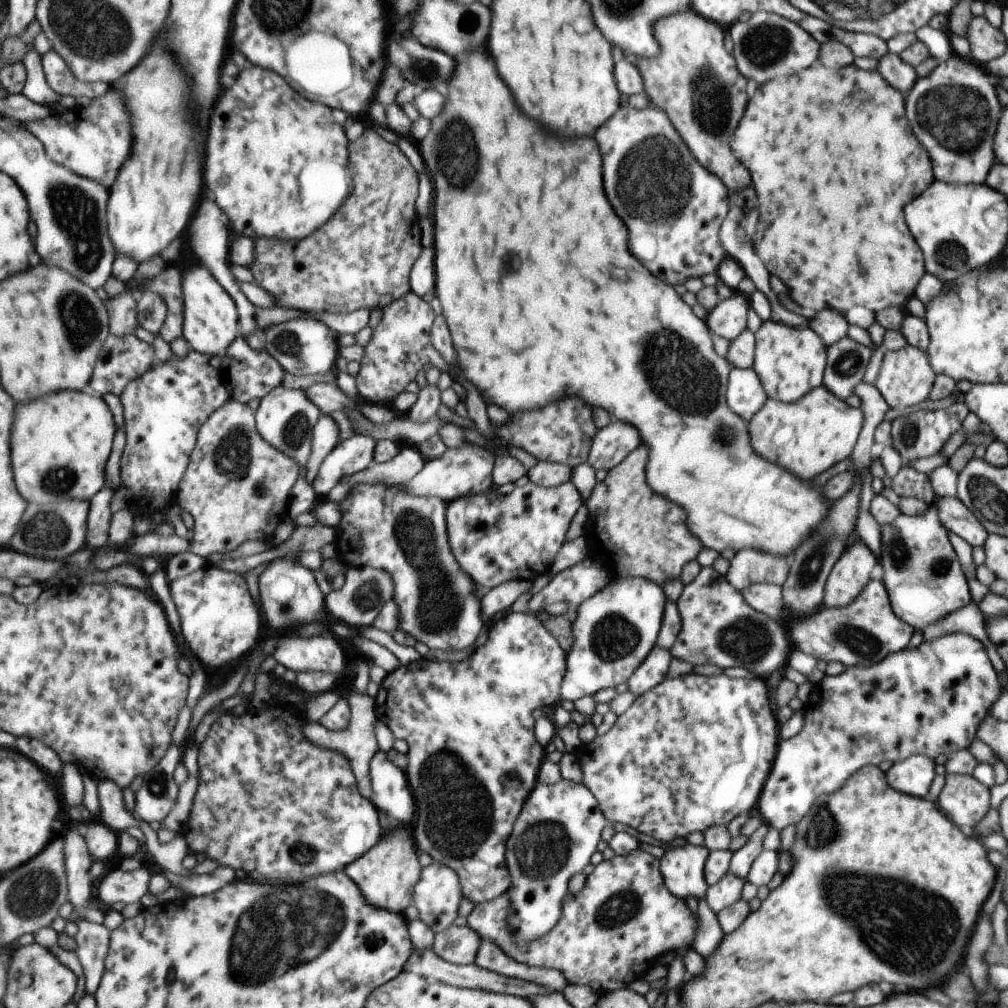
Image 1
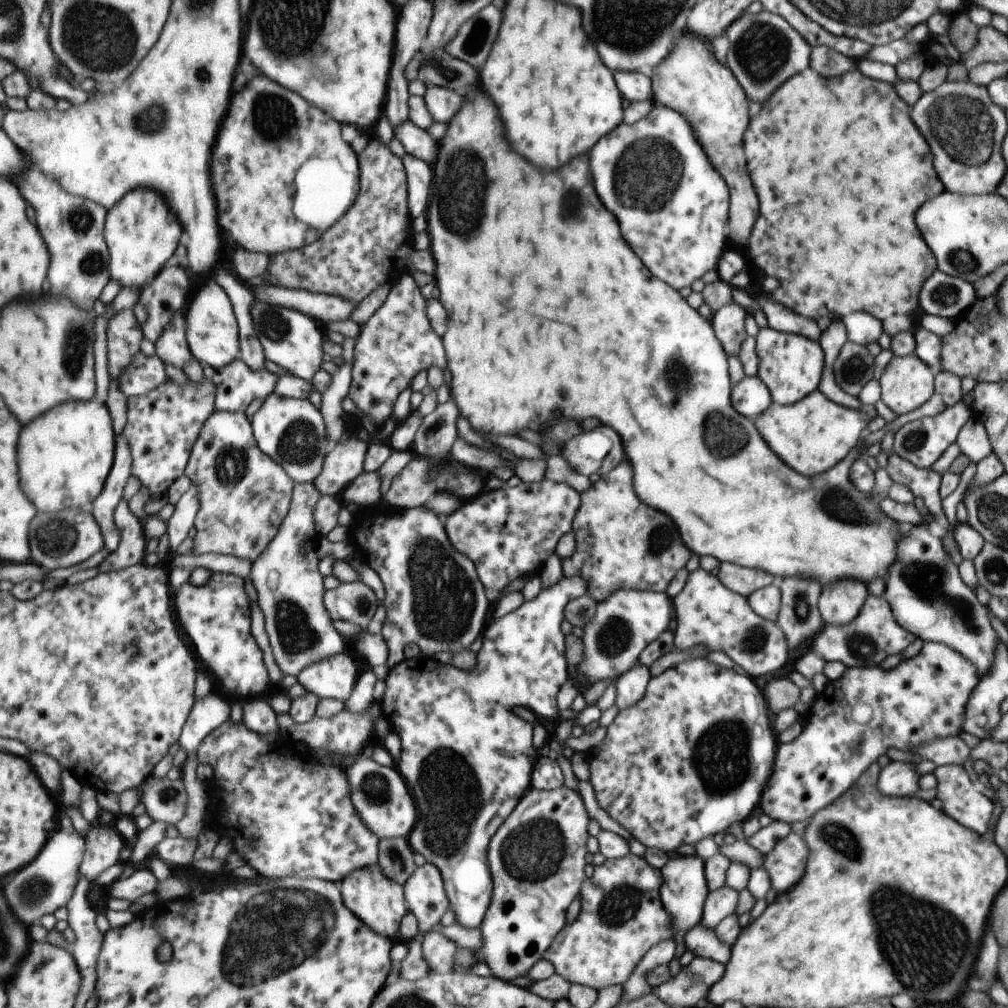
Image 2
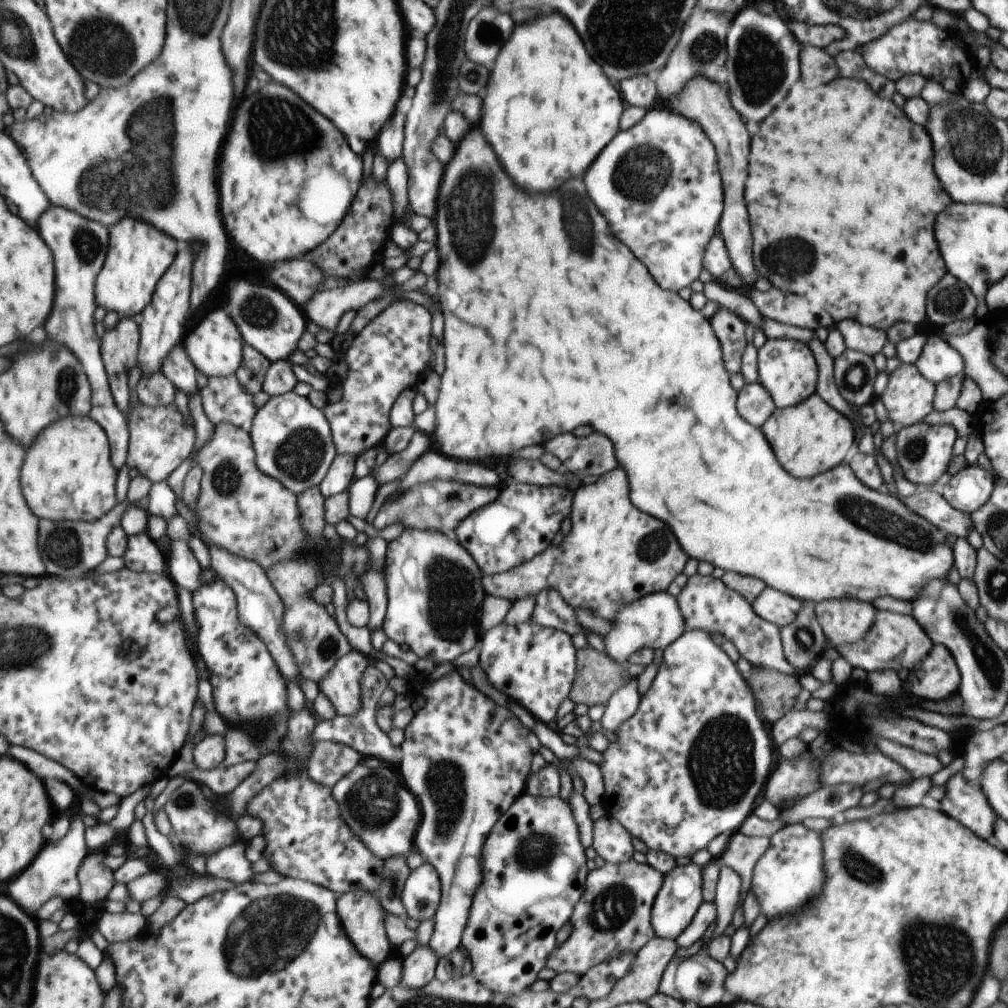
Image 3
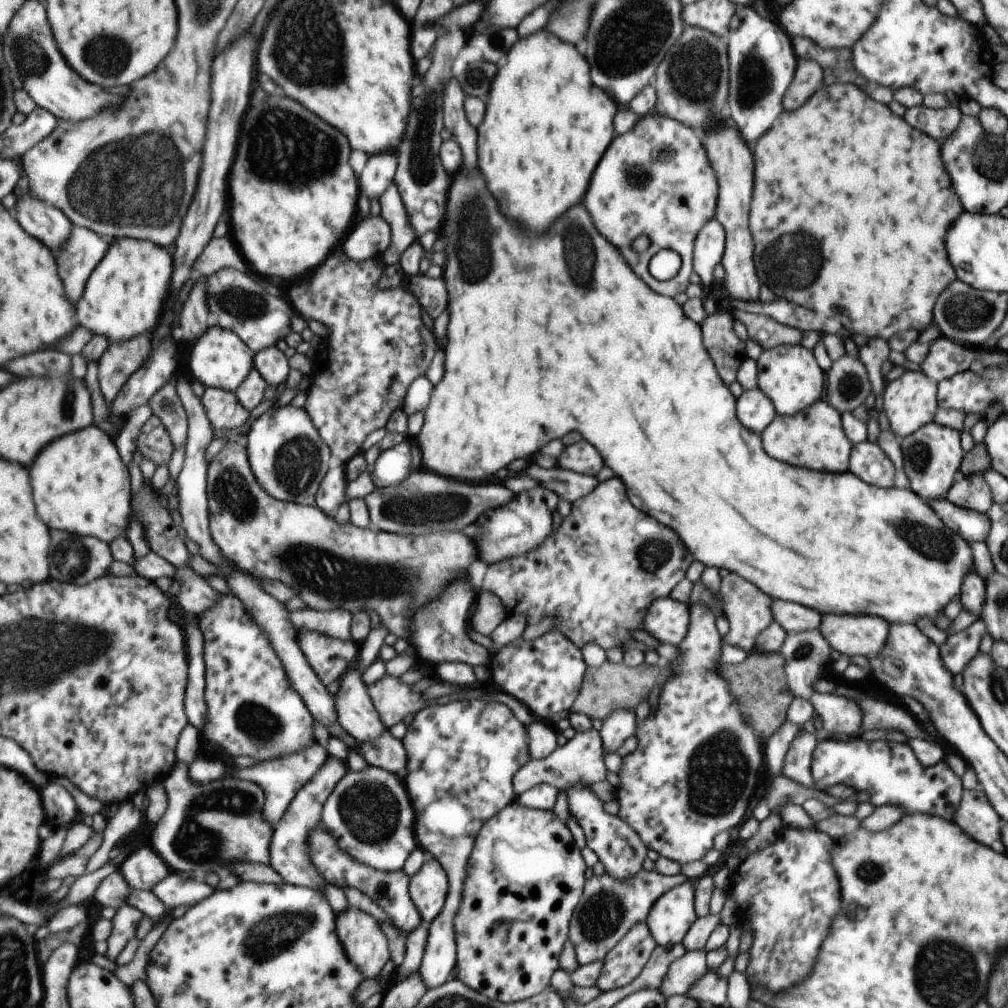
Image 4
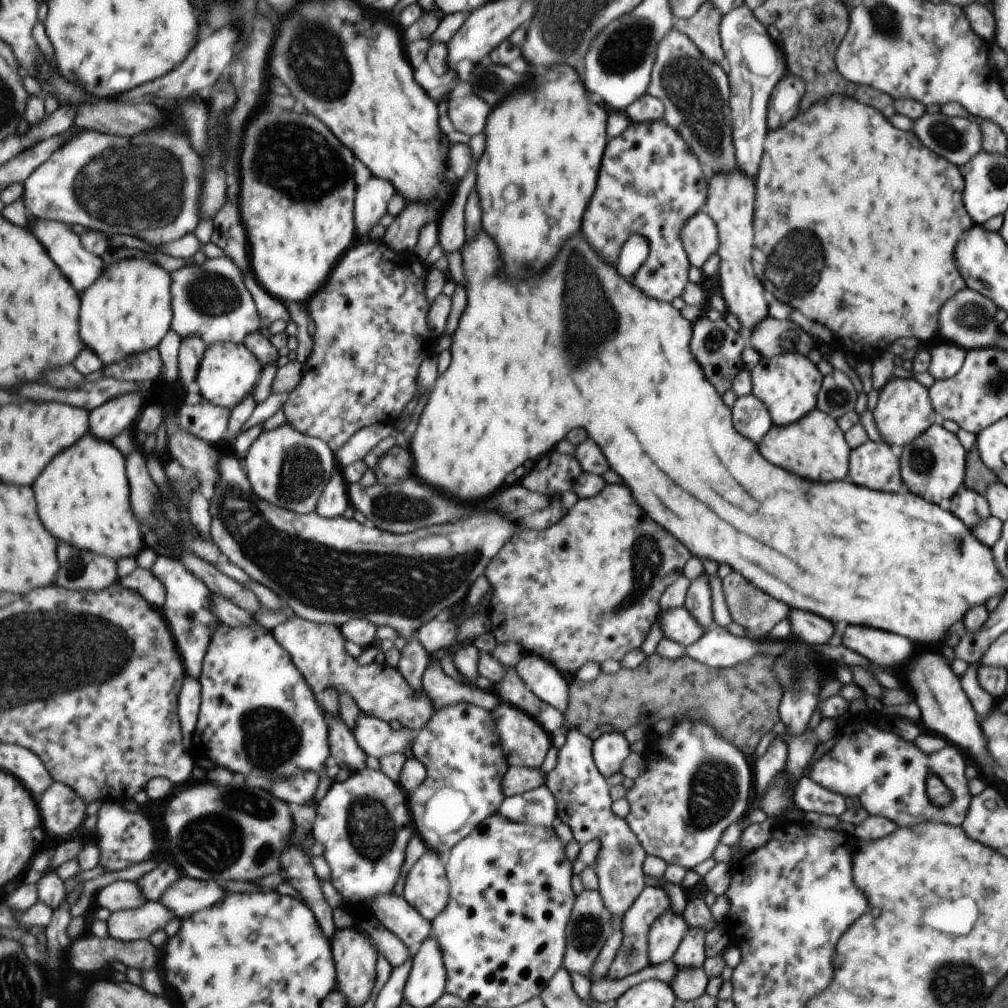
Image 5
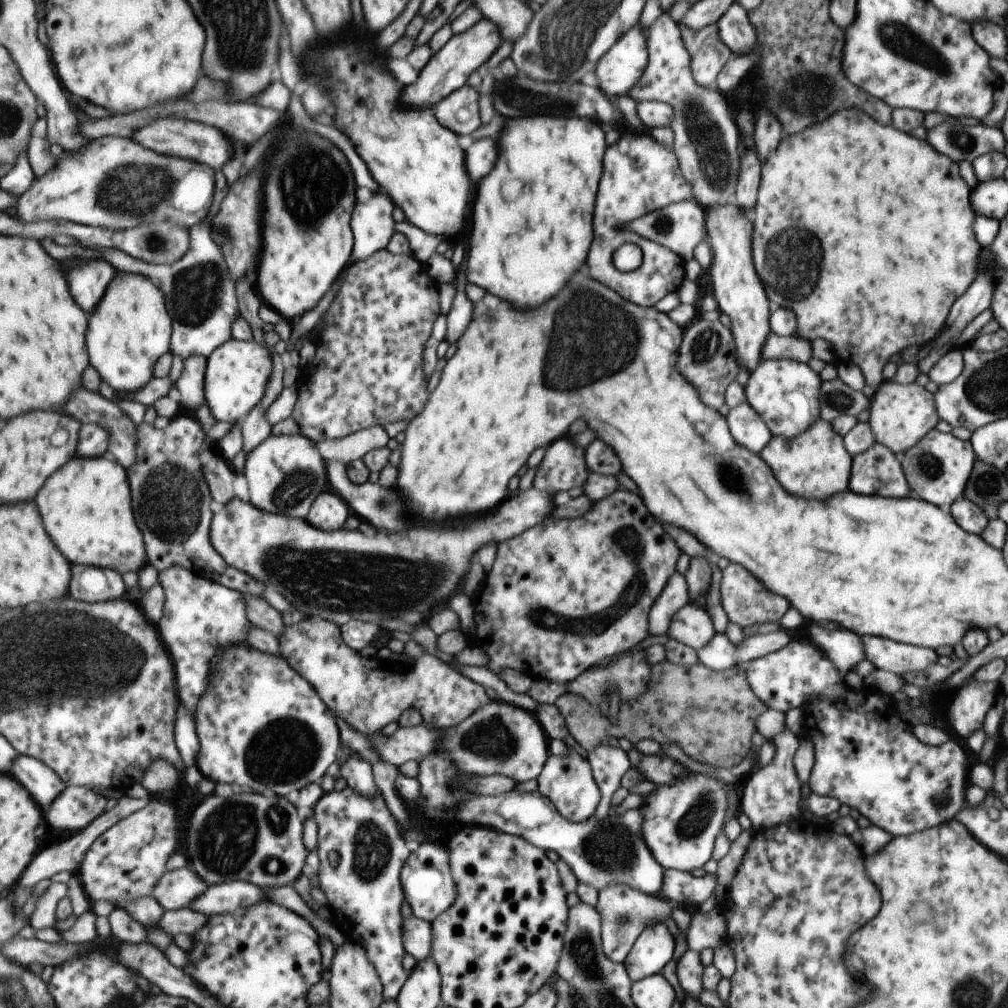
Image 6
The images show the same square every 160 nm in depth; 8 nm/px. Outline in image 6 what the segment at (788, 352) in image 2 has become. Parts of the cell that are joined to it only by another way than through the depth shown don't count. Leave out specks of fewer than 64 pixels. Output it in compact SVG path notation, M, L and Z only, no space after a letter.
M762 359L749 372L744 385L745 401L755 409L772 435L793 438L817 422L819 386L819 376L807 364L789 359Z

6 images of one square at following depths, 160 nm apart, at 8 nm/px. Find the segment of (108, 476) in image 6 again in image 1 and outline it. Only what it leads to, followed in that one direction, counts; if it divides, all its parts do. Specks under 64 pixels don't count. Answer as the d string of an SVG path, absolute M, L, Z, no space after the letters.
M60 390L60 392L49 393L47 396L36 398L35 401L17 406L17 426L13 426L13 470L17 474L17 488L21 494L25 494L27 502L35 504L49 504L49 502L67 501L69 498L82 501L90 501L97 493L106 486L108 460L112 456L112 448L116 438L115 418L108 402L101 395L89 390Z

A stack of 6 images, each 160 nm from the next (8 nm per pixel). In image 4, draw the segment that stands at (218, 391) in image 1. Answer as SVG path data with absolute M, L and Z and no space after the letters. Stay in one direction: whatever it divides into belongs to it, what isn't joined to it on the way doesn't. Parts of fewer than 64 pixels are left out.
M155 414L143 425L136 444L143 458L151 459L158 467L169 464L175 452L171 435Z

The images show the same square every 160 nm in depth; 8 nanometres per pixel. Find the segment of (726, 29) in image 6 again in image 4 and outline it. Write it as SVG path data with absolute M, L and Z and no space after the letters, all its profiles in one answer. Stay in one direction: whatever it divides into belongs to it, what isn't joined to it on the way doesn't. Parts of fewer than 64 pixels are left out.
M751 4L736 6L726 36L729 57L729 118L745 142L757 140L779 116L784 94L793 80L795 54L775 21L761 18Z

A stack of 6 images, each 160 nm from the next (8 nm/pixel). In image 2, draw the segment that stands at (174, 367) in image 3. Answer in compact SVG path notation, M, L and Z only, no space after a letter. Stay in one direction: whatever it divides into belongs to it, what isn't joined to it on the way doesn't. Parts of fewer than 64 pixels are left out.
M184 312L176 314L167 330L155 342L155 352L165 364L172 364L183 368L189 360L195 360L186 337L186 315Z

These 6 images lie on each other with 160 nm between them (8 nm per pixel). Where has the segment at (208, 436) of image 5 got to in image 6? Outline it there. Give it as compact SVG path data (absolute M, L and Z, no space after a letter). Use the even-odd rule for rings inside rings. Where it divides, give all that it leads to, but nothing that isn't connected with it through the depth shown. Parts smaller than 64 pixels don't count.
M175 416L165 430L157 430L155 426L144 422L139 425L136 450L138 457L135 466L129 470L129 480L133 484L133 510L137 510L137 522L141 522L141 530L145 530L148 561L159 573L179 566L191 570L201 578L263 598L267 584L243 570L228 566L223 556L213 547L210 534L215 511L209 510L211 490L202 470L207 453L199 454L205 433L195 416ZM195 478L203 478L205 498L201 498L201 510L199 482Z

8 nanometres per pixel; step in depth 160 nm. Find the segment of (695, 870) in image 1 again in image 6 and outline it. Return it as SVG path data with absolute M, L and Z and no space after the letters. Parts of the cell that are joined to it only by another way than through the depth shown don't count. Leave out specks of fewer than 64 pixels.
M663 923L648 926L636 938L622 965L632 982L660 973L673 954L674 938Z

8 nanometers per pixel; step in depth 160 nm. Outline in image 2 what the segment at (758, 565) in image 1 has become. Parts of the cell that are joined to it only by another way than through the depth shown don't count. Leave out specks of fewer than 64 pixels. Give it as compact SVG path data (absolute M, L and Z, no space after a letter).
M723 562L719 566L716 577L723 586L726 586L731 592L746 597L755 592L761 586L771 584L773 576L763 572L763 570L753 570L753 568L743 568L735 566L731 562Z

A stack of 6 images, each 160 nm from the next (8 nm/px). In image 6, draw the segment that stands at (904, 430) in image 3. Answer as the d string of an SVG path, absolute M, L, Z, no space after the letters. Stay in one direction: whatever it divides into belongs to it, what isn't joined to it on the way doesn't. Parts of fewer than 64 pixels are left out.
M932 430L911 449L901 454L905 478L912 487L914 496L935 506L951 504L961 494L969 478L975 455L971 452L969 441L957 440L951 433Z

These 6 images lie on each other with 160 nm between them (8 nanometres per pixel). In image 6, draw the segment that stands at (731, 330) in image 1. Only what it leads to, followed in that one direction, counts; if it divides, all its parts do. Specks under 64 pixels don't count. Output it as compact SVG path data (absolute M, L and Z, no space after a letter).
M697 319L683 329L683 340L677 357L677 370L701 390L701 402L717 410L723 404L723 390L737 374L735 339L732 331L727 330L717 319L706 321Z

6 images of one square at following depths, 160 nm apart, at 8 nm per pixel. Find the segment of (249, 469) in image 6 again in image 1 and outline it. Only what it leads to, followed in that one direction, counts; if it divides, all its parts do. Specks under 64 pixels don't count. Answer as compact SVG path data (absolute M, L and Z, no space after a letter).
M281 385L260 400L256 410L256 427L269 444L307 468L313 450L314 428L322 414L320 406L304 390L289 389Z

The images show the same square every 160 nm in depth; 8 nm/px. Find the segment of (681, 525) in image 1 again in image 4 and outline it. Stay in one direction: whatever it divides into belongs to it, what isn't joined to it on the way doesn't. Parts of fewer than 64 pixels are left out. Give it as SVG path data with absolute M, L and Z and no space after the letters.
M609 478L605 482L597 483L591 492L584 494L580 499L574 500L571 503L568 516L559 519L557 530L553 530L535 550L488 565L487 571L481 580L481 590L494 594L502 602L506 616L523 613L527 619L526 626L539 622L545 617L551 617L554 620L554 628L551 631L561 632L565 639L571 641L577 648L580 649L583 644L591 642L603 650L607 650L619 647L619 642L627 637L632 639L639 638L642 633L641 628L647 606L661 597L667 597L673 588L685 578L684 574L689 564L691 564L691 554L683 548L683 544L675 536L675 532L669 530L667 526L661 526L659 522L655 522L653 518L645 516L643 512L635 510L629 504L627 496L625 496L623 482L619 478Z

